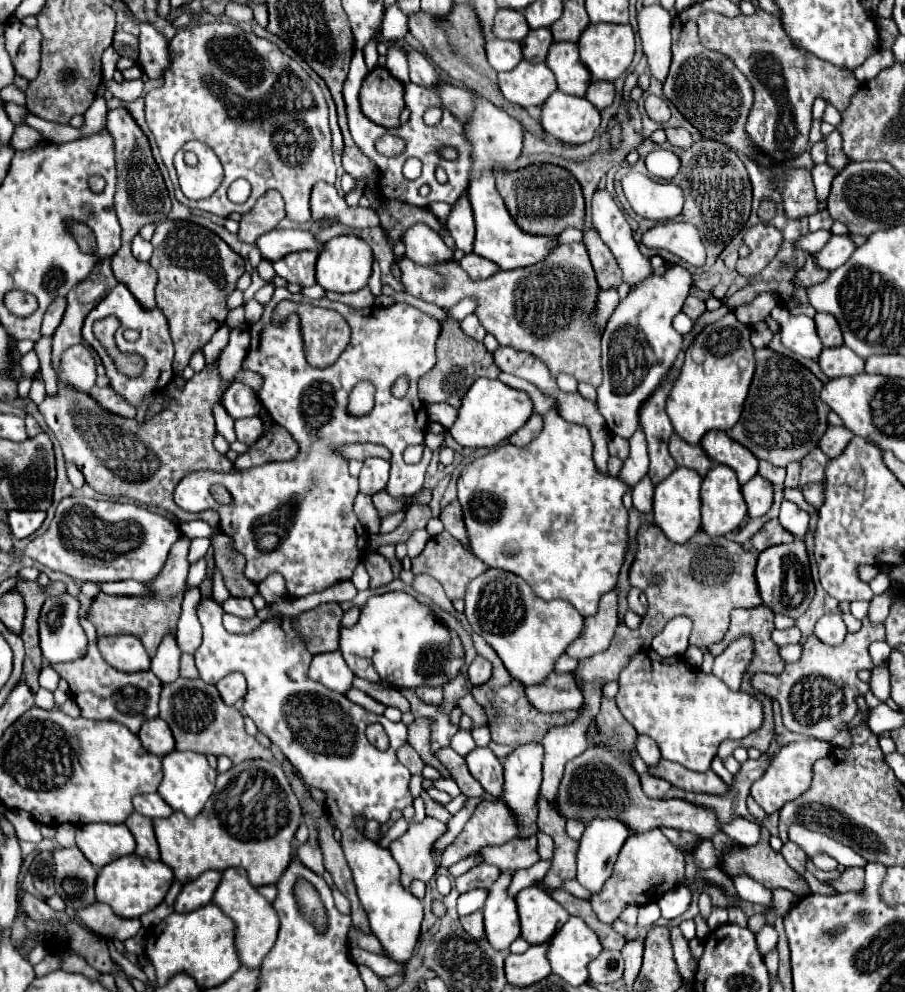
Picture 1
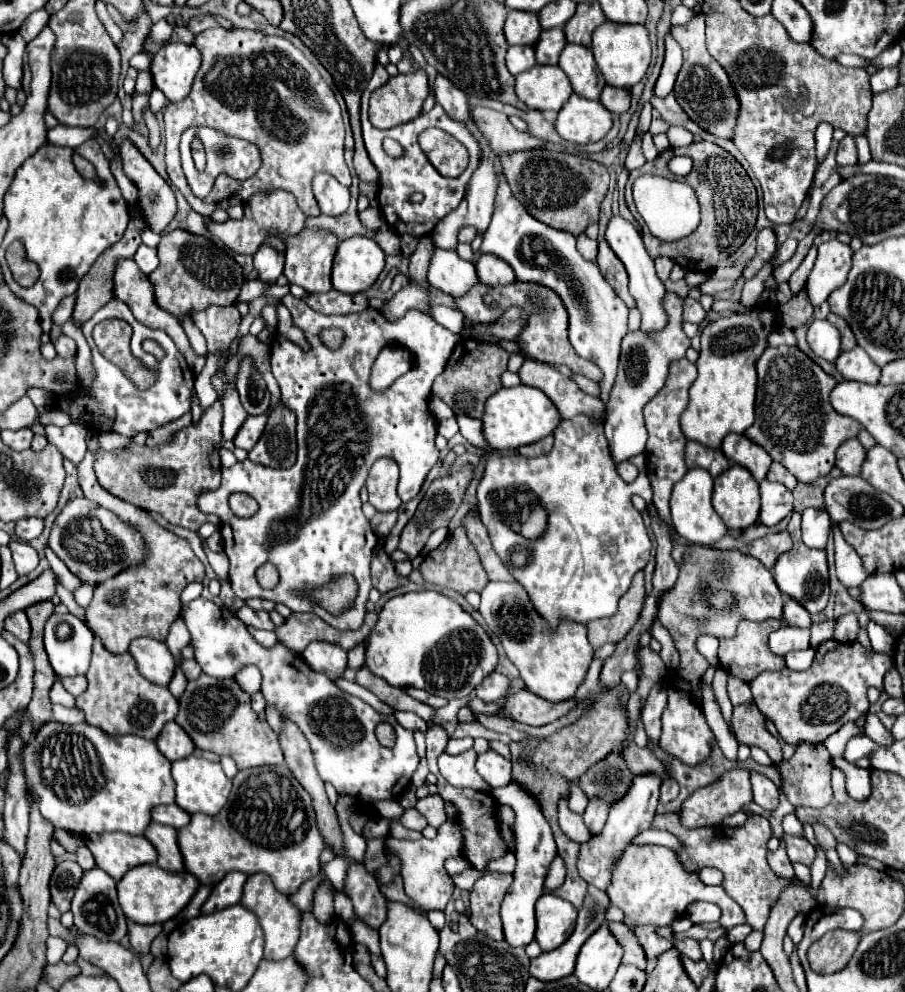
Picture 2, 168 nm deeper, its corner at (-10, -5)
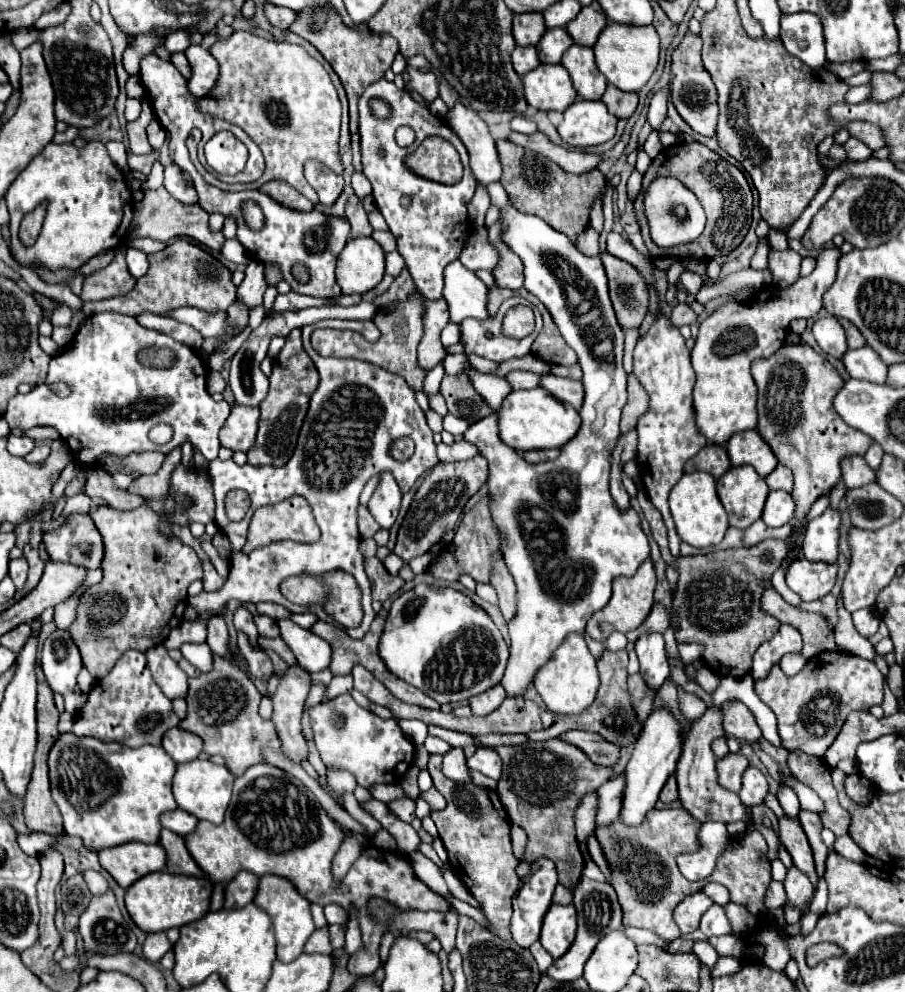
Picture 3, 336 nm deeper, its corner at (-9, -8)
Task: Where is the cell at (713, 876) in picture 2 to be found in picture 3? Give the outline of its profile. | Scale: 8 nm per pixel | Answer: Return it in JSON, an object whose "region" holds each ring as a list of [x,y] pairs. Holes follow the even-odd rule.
{"region":[[[710,882],[710,884],[706,884],[704,886],[704,890],[702,890],[708,898],[712,898],[712,902],[714,904],[718,904],[718,906],[726,906],[728,902],[730,902],[730,896],[728,896],[728,890],[722,886],[722,884],[716,884],[716,882]]]}

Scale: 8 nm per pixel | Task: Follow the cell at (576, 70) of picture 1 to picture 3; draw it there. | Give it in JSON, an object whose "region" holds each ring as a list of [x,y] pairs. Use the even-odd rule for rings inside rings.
{"region":[[[570,46],[562,58],[564,68],[570,72],[574,88],[584,100],[600,100],[608,80],[594,64],[594,52],[586,46]]]}

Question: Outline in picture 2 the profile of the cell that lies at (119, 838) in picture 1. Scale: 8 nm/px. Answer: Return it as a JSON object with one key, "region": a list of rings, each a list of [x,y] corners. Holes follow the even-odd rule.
{"region":[[[121,831],[95,833],[95,835],[89,835],[85,843],[95,857],[95,865],[101,867],[117,881],[131,867],[157,861],[155,847],[143,835],[129,835]]]}

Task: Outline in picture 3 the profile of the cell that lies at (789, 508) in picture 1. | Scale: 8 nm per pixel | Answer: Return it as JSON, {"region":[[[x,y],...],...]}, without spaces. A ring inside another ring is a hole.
{"region":[[[828,508],[822,516],[814,518],[806,526],[802,552],[810,562],[834,564],[838,560],[840,540],[840,510]]]}

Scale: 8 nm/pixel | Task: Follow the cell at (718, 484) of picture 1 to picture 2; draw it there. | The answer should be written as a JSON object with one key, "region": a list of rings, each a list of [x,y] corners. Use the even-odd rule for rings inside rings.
{"region":[[[731,465],[715,479],[713,509],[729,531],[743,531],[759,519],[759,483],[741,467]]]}

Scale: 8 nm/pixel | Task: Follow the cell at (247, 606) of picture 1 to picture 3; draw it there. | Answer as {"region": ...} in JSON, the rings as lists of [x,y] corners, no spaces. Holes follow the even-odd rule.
{"region":[[[256,616],[256,626],[258,626],[258,634],[260,636],[268,636],[268,638],[278,638],[280,636],[280,630],[278,630],[278,624],[276,620],[272,618],[266,618],[266,616]]]}

